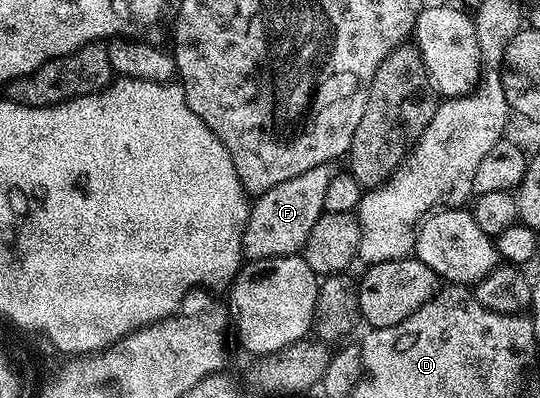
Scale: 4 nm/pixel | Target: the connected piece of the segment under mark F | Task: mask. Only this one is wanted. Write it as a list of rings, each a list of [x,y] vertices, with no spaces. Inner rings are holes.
[[[331,164],[313,166],[313,170],[297,174],[297,178],[289,178],[289,182],[273,186],[273,190],[258,193],[256,200],[259,201],[251,204],[251,213],[243,235],[244,257],[253,261],[302,253],[309,238],[309,230],[313,230],[317,218],[324,214],[325,189],[329,182],[333,182],[335,174],[336,169]]]

